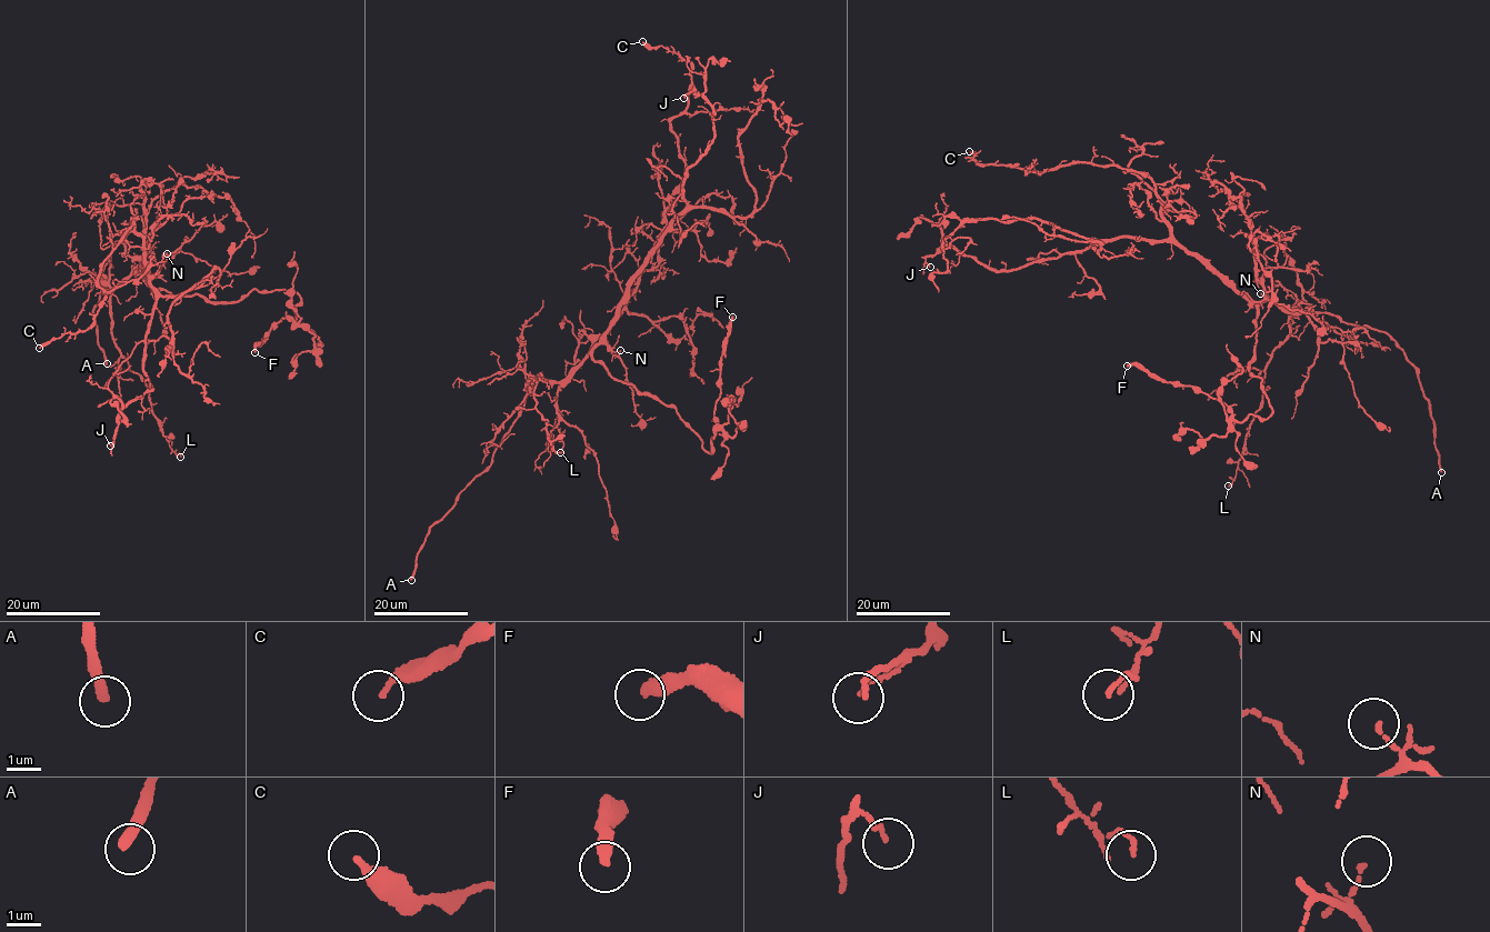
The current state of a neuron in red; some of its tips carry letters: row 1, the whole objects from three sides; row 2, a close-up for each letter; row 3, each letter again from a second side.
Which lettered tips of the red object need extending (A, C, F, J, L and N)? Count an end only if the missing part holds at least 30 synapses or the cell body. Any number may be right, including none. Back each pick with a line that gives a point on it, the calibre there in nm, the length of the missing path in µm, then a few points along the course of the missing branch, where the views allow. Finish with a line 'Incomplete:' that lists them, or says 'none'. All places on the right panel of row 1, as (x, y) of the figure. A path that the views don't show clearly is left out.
A: Place: (1441, 472). Thickness 320 nm. Missing length about 70 µm. Course of what is missing: (1441, 472), (1444, 491), (1428, 511), (1420, 539), (1374, 567), (1358, 595), (1304, 612)
Incomplete: A

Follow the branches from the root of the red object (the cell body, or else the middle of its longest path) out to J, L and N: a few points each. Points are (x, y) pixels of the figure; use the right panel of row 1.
J: (1200, 259), (1164, 240), (1124, 236), (999, 270), (946, 246), (926, 258), (930, 267)
L: (1200, 259), (1243, 297), (1296, 316), (1264, 369), (1259, 410), (1228, 485)
N: (1200, 259), (1228, 286), (1251, 301), (1263, 299), (1260, 293)

